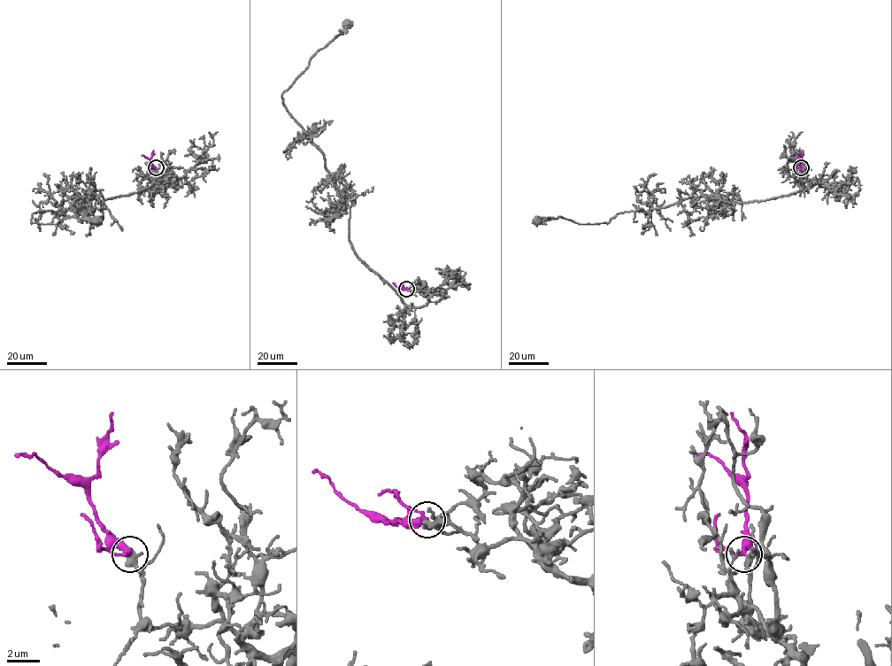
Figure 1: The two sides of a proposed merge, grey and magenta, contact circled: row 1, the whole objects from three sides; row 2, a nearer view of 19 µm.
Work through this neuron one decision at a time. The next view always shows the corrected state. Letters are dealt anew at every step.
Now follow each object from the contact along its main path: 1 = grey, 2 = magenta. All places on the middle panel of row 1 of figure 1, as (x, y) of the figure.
1: (406, 289), (428, 302), (407, 305), (357, 255), (349, 208), (281, 96), (348, 26)
2: (406, 289), (401, 289), (392, 283)

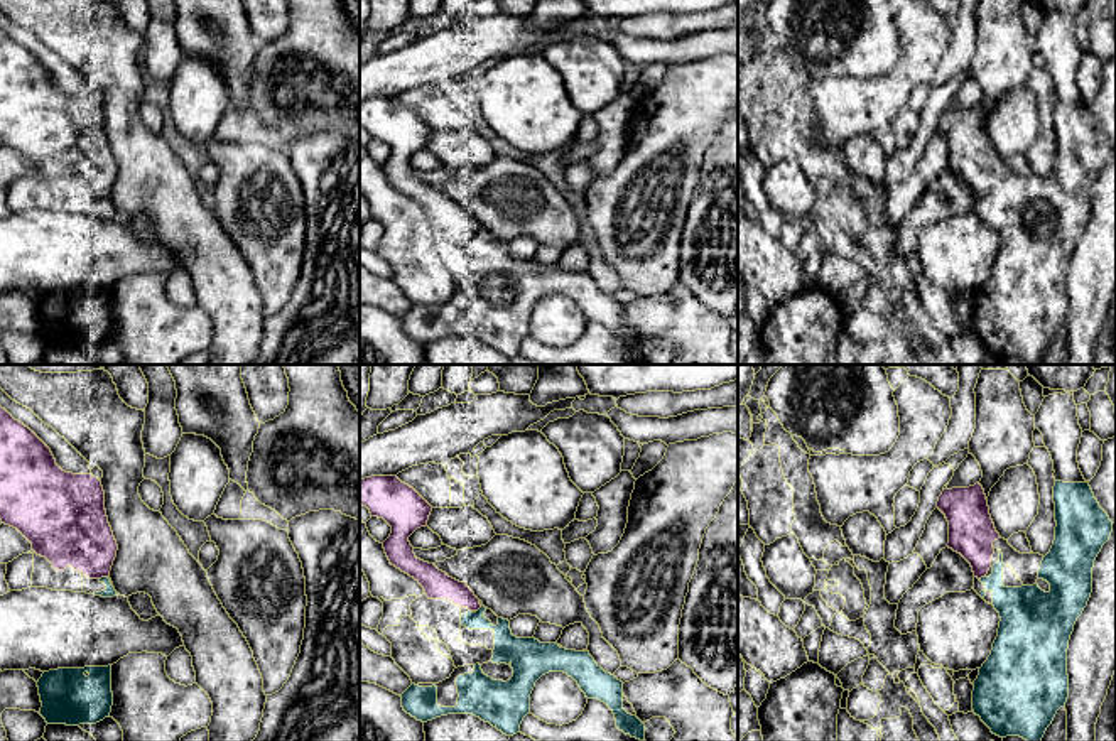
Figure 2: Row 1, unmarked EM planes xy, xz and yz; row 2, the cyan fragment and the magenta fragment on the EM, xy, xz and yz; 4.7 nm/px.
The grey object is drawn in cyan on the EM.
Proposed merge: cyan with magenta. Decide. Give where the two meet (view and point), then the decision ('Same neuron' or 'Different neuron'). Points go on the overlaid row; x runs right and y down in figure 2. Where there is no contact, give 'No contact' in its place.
Touches cyan at xy (103, 578). Same neuron

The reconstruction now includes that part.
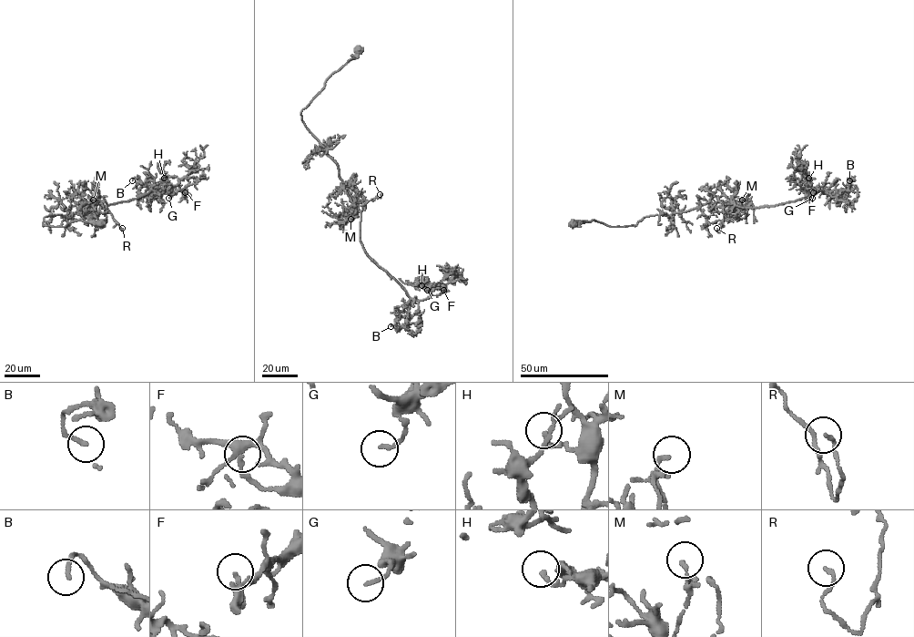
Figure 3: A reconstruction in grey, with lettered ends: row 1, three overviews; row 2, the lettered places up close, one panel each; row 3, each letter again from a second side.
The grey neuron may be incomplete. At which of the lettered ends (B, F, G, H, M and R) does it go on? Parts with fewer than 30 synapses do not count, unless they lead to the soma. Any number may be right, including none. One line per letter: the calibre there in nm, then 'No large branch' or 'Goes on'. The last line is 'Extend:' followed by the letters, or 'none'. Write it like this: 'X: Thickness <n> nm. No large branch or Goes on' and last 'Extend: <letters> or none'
B: Thickness 160 nm. No large branch
F: Thickness 150 nm. No large branch
G: Thickness 150 nm. No large branch
H: Thickness 180 nm. No large branch
M: Thickness 120 nm. No large branch
R: Thickness 150 nm. No large branch
Extend: none

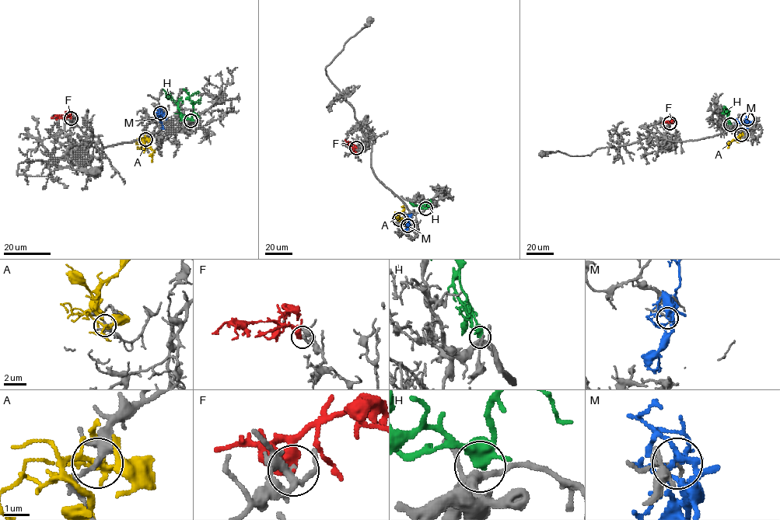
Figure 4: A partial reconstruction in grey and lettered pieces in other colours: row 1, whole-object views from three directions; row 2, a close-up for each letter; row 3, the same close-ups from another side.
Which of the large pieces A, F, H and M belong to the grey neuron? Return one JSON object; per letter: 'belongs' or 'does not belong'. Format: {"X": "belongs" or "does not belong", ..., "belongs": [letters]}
{"A": "does not belong", "F": "does not belong", "H": "belongs", "M": "does not belong", "belongs": ["H"]}

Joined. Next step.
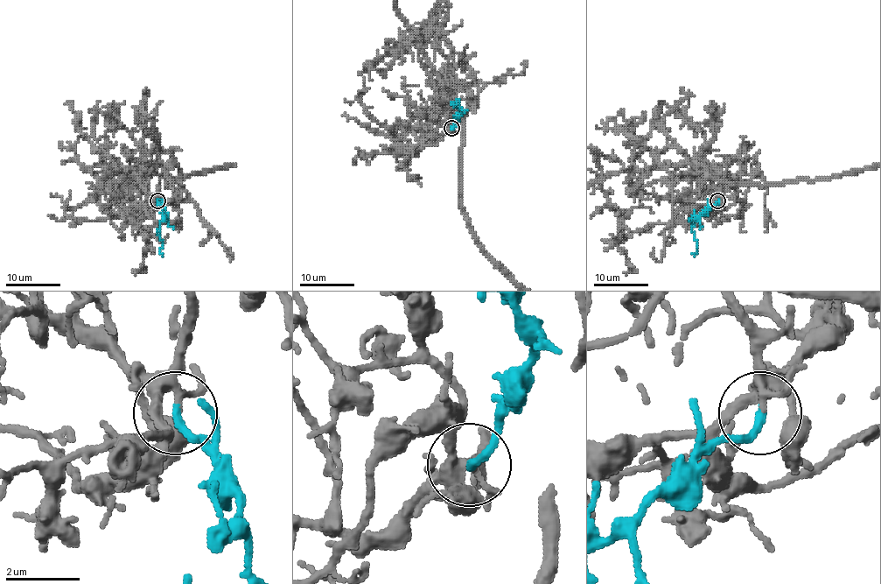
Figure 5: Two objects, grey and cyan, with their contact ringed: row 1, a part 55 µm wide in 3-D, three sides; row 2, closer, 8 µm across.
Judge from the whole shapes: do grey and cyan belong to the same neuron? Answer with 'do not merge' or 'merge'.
merge

